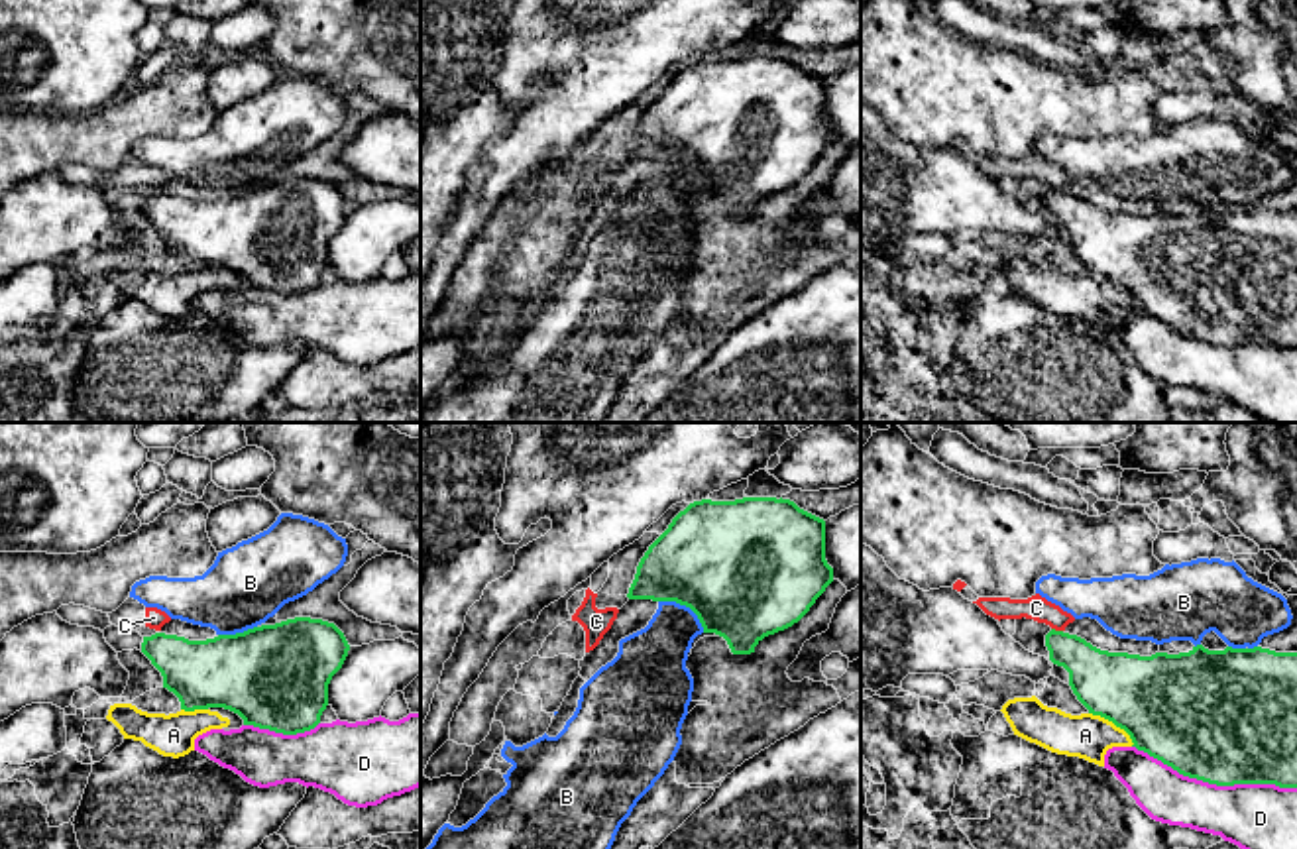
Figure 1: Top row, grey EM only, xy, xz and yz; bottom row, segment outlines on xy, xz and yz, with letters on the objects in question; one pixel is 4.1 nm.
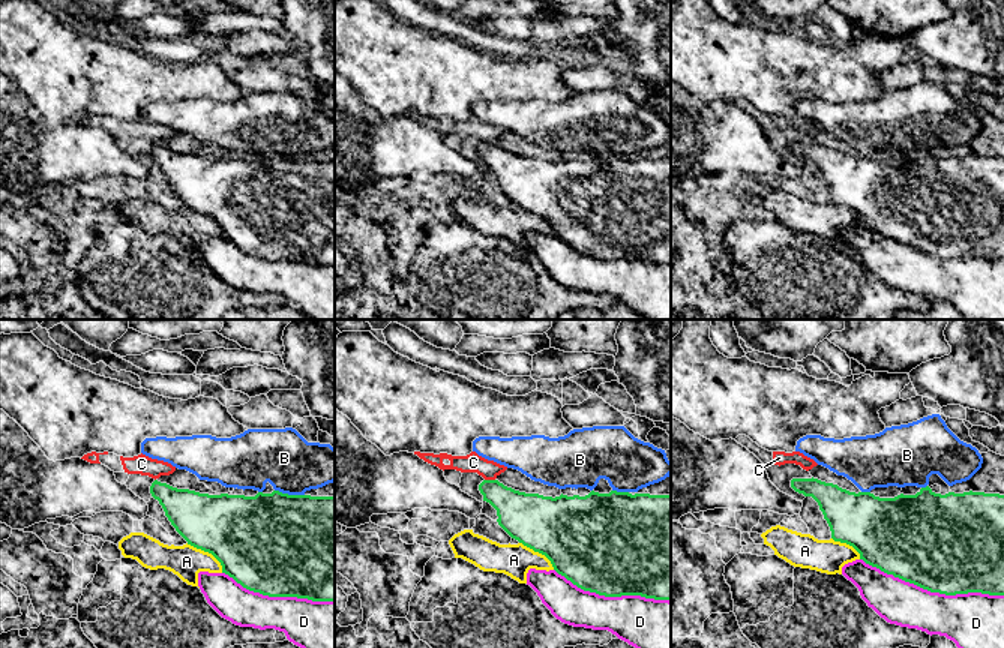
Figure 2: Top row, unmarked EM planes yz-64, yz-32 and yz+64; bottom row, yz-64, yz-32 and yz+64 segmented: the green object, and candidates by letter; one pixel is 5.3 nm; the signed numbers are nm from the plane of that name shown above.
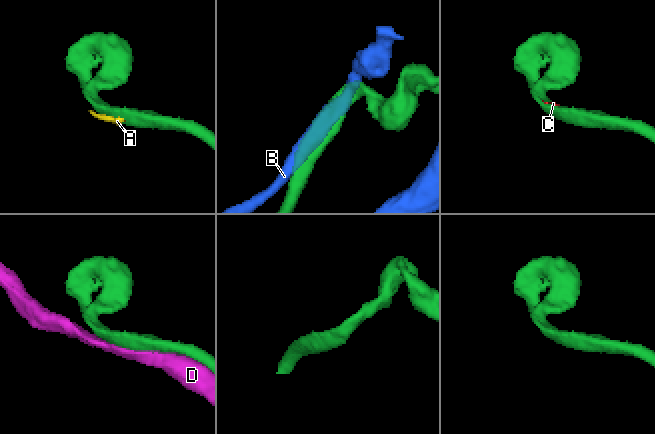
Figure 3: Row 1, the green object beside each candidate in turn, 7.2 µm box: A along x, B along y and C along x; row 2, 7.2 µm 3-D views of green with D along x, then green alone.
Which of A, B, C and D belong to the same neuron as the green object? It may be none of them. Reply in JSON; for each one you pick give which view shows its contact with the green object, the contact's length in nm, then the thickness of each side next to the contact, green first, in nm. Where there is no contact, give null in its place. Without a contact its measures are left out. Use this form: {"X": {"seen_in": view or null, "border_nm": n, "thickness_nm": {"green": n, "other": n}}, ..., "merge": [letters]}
{"merge": []}

